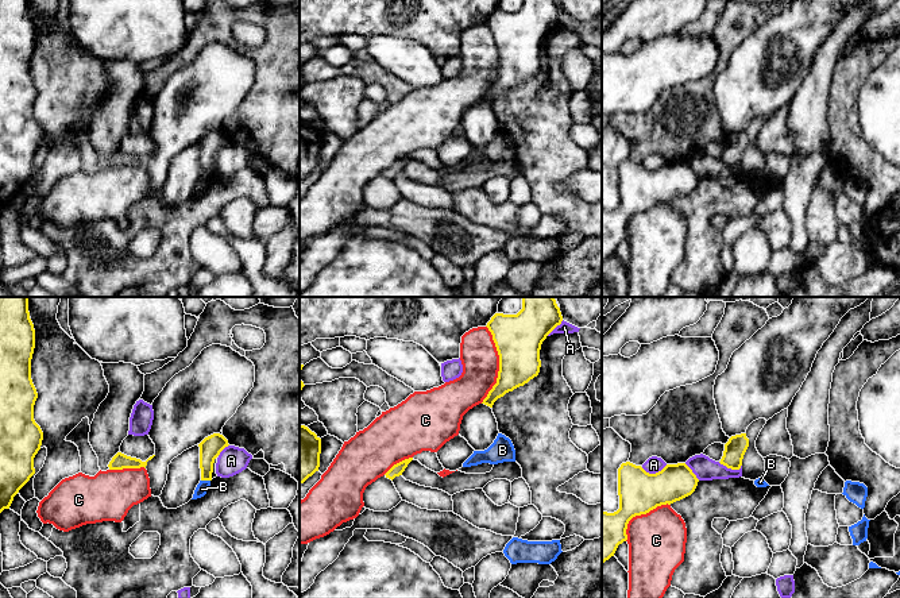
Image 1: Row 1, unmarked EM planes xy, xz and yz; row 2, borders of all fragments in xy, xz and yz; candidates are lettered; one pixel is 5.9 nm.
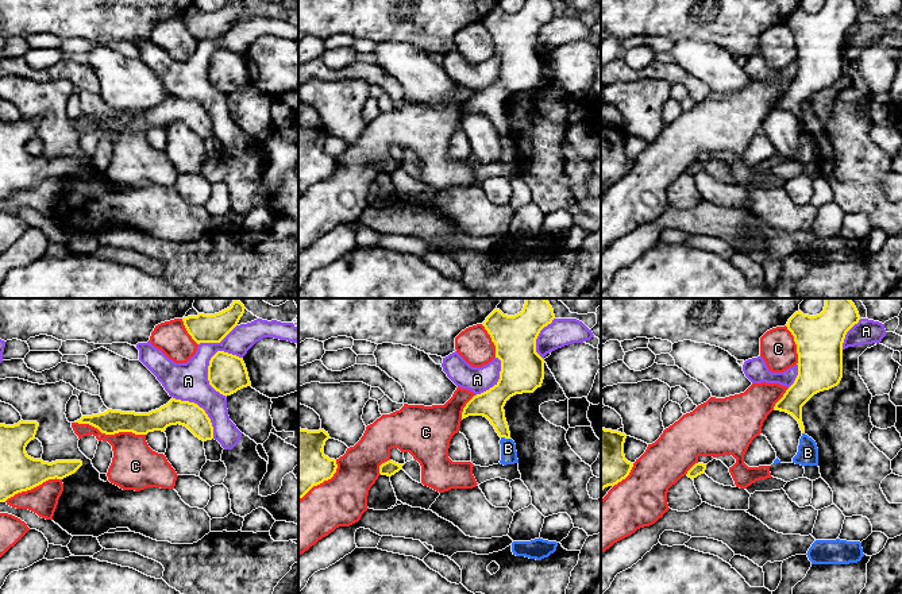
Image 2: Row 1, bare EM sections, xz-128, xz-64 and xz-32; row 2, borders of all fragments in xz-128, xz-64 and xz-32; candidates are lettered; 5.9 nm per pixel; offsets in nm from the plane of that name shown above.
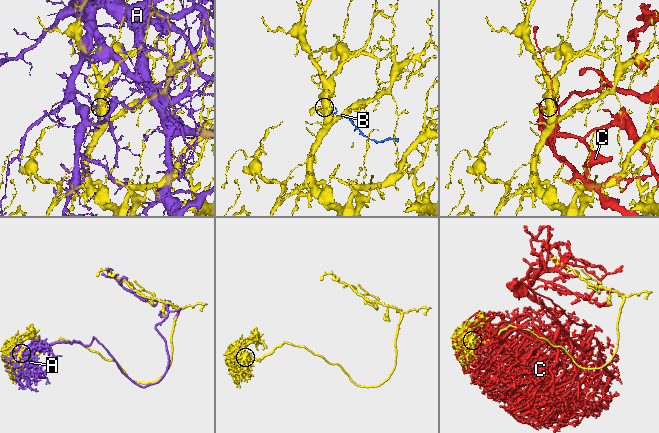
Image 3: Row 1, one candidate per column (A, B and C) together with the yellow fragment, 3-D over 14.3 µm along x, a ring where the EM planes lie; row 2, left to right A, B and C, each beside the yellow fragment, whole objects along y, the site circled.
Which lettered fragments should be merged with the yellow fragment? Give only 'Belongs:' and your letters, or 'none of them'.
Belongs: none of them

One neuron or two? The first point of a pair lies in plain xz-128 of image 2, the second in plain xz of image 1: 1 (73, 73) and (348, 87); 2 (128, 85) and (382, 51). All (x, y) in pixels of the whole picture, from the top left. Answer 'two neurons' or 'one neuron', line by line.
1: two neurons
2: one neuron

